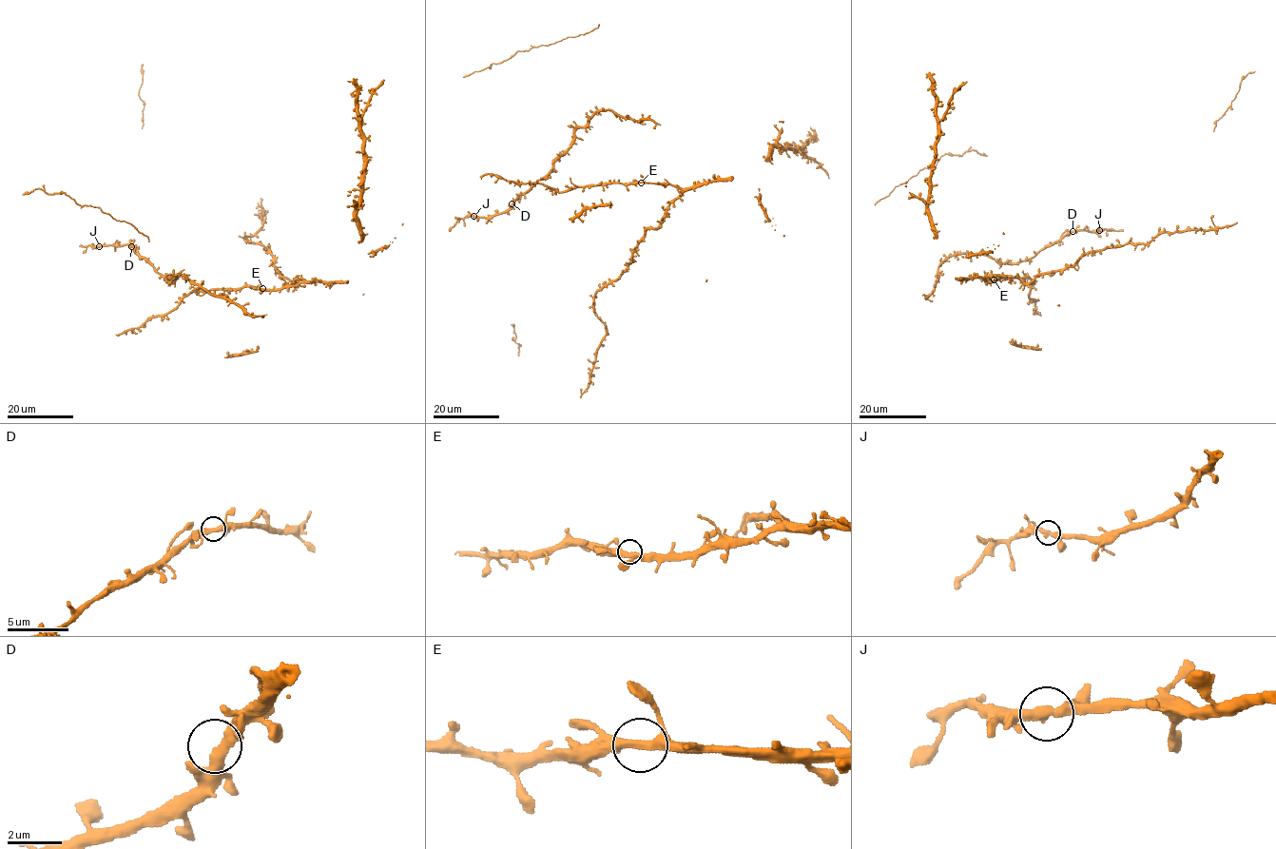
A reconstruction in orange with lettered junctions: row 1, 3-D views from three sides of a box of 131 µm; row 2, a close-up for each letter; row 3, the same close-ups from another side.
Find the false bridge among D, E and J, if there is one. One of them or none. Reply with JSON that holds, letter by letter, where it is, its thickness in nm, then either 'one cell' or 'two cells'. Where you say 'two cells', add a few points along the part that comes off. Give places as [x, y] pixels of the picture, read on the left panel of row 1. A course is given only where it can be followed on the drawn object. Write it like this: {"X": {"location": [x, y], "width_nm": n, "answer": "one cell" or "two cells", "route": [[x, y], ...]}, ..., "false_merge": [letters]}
{"D": {"location": [131, 246], "width_nm": 400, "answer": "one cell"}, "E": {"location": [262, 288], "width_nm": 400, "answer": "one cell"}, "J": {"location": [99, 246], "width_nm": 400, "answer": "one cell"}, "false_merge": []}

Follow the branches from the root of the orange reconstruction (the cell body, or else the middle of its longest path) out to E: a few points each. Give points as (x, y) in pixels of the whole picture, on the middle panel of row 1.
E: (677, 188), (668, 184), (641, 183)

